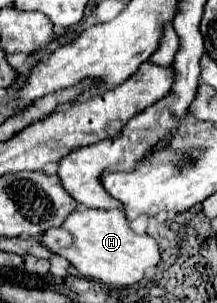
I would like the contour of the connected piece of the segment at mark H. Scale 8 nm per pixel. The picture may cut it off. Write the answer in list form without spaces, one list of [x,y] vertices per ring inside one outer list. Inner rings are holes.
[[[81,208],[73,212],[61,228],[47,230],[39,242],[67,258],[81,276],[113,286],[133,286],[145,278],[147,268],[155,268],[161,262],[157,240],[149,234],[135,234],[123,210]]]

